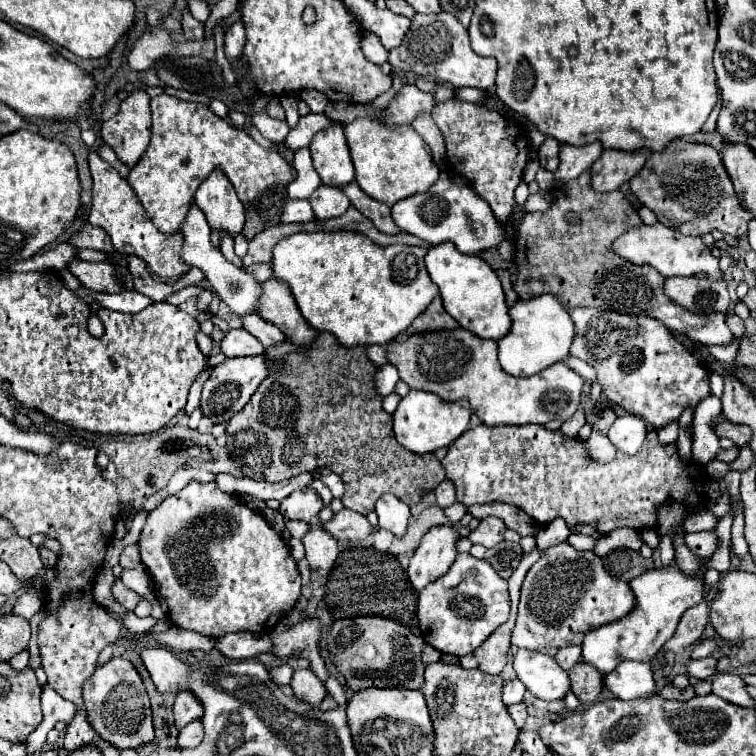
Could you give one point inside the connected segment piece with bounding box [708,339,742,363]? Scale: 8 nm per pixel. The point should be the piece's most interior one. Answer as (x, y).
(727, 353)

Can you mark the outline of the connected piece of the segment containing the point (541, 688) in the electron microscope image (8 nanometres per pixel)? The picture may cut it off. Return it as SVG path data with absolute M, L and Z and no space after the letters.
M514 649L512 651L512 667L516 677L526 685L526 689L544 701L562 699L570 691L568 673L554 661L554 657L528 651L528 649Z

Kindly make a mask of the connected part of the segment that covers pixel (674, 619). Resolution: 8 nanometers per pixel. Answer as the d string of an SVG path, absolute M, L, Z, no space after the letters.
M702 557L698 575L684 575L678 563L672 559L670 565L650 569L640 577L632 579L630 589L638 599L638 607L632 611L632 615L626 615L616 623L598 627L598 631L590 631L582 641L582 659L598 671L602 671L602 675L608 675L618 663L626 659L650 661L660 651L660 647L674 635L684 611L688 611L704 599L702 573L708 561L708 557Z

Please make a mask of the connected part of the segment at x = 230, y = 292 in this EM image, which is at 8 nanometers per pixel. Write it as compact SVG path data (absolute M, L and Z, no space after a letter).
M192 201L190 203L190 211L182 223L182 229L184 233L184 249L182 249L182 259L188 263L188 265L194 265L194 267L200 267L206 275L206 279L212 283L212 287L216 289L218 297L234 311L234 313L240 313L240 315L246 315L246 313L254 313L256 309L256 301L260 299L260 283L244 273L242 267L234 267L232 263L228 263L224 259L224 255L214 249L214 245L210 243L210 227L206 223L206 217L202 215L202 211L198 209L198 205Z

